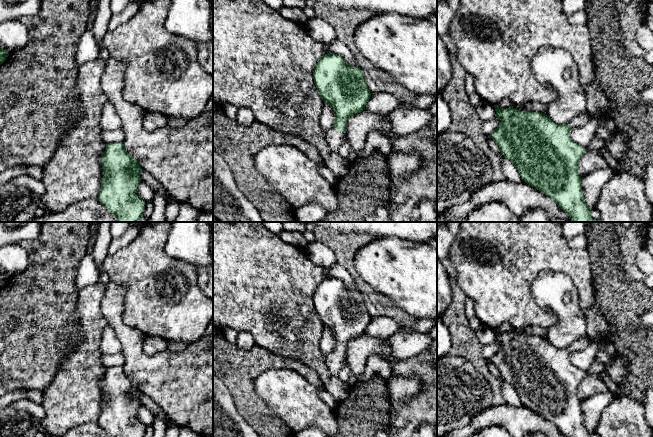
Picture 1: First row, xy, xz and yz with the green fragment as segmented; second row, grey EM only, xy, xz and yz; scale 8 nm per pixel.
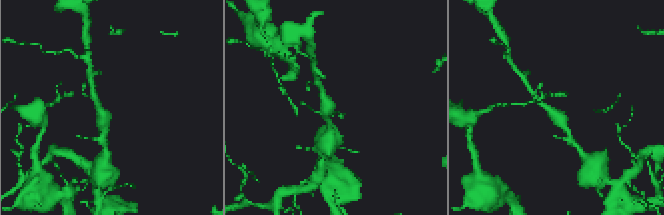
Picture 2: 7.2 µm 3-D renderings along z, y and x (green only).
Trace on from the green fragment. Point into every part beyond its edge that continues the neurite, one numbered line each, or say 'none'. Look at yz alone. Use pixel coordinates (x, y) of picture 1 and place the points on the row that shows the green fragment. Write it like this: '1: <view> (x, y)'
1: yz (579, 121)

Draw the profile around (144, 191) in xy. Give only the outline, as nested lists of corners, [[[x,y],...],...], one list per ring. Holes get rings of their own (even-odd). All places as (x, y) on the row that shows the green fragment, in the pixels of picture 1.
[[[140,182],[136,188],[136,194],[145,202],[152,202],[154,199],[154,190],[145,182]]]

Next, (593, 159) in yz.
[[[589,148],[580,158],[578,163],[578,174],[583,177],[595,170],[607,168],[608,163],[603,155],[606,148]]]

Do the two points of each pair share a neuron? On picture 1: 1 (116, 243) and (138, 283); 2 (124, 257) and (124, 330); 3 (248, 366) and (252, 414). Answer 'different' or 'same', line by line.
1: different
2: different
3: same

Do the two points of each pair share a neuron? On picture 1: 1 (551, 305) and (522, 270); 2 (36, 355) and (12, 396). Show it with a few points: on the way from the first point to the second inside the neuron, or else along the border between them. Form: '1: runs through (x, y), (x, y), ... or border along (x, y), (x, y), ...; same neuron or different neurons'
1: border along (553, 270), (542, 270), (531, 286), (539, 306); different neurons
2: border along (28, 390), (10, 391); different neurons

